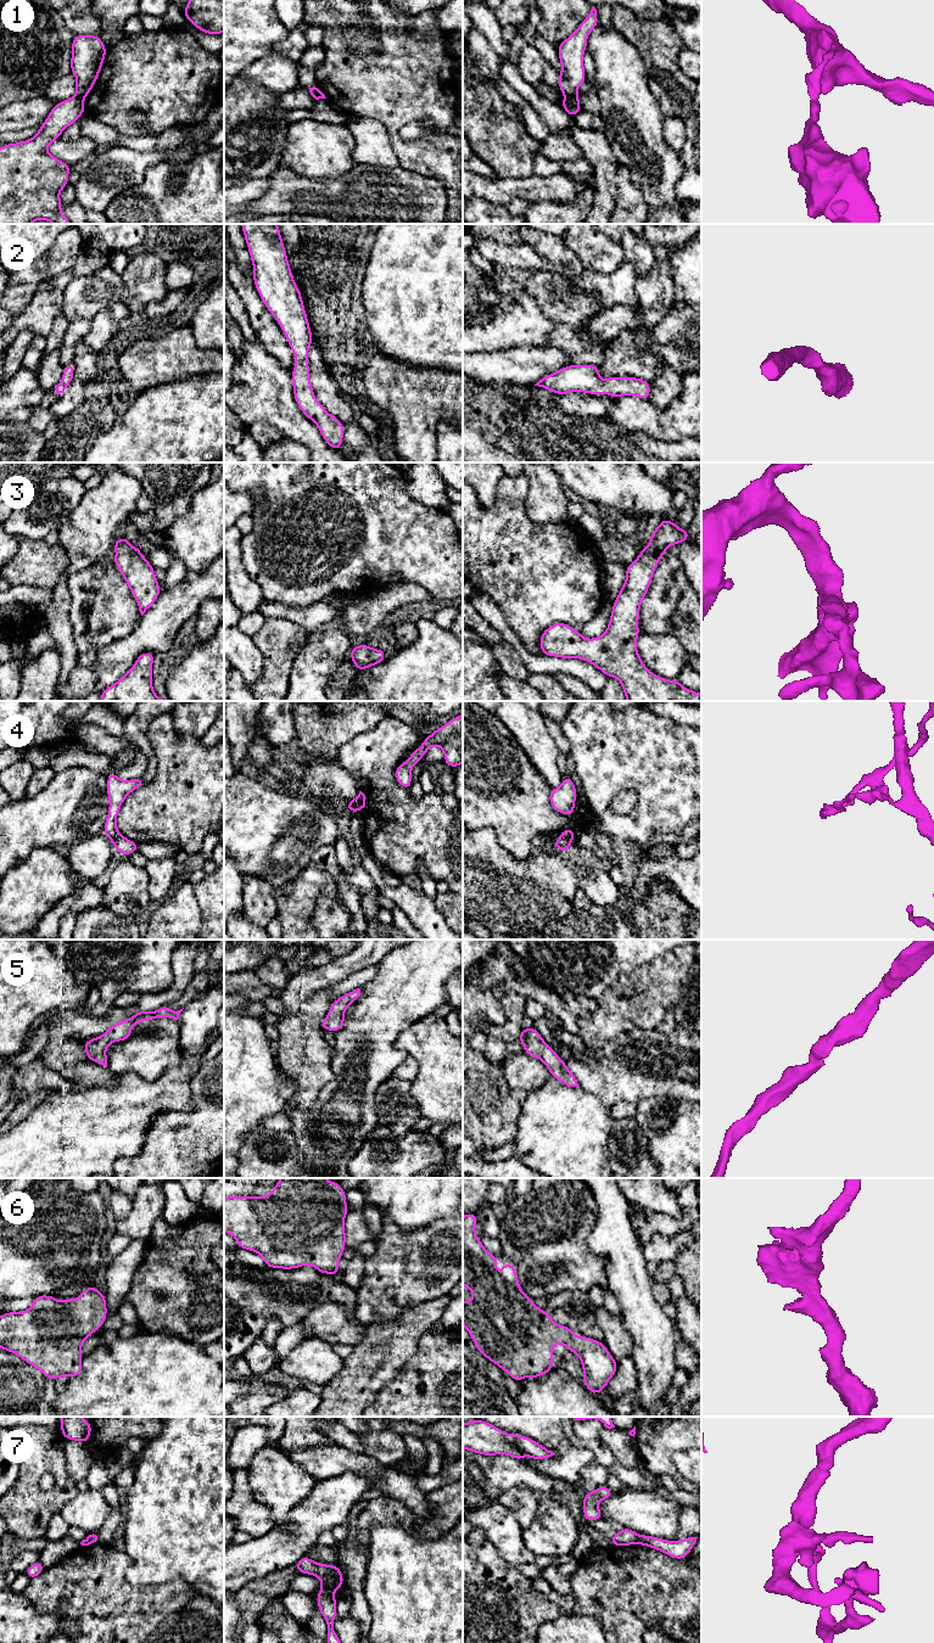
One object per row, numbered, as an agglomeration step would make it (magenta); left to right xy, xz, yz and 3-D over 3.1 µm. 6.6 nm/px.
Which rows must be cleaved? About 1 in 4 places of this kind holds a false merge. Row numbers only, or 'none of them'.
1, 4, 7

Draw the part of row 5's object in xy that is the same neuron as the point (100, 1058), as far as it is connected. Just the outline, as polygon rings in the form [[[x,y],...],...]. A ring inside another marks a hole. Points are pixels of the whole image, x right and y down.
[[[166,1005],[153,1011],[136,1011],[132,1017],[113,1024],[104,1034],[91,1038],[84,1043],[86,1058],[96,1064],[107,1067],[106,1049],[113,1042],[122,1042],[132,1036],[132,1027],[139,1022],[160,1017],[178,1020],[183,1009],[172,1011],[170,1005]],[[183,1008],[184,1009],[184,1008]]]

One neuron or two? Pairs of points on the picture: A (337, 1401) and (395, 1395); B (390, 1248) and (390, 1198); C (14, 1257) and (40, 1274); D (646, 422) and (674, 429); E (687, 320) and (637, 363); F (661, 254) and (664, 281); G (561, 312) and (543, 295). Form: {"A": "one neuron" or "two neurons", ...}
{"A": "two neurons", "B": "two neurons", "C": "one neuron", "D": "one neuron", "E": "one neuron", "F": "one neuron", "G": "one neuron"}

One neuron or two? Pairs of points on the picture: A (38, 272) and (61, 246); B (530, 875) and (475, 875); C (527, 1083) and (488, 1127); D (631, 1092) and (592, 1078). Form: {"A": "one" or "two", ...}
{"A": "one", "B": "one", "C": "two", "D": "one"}

